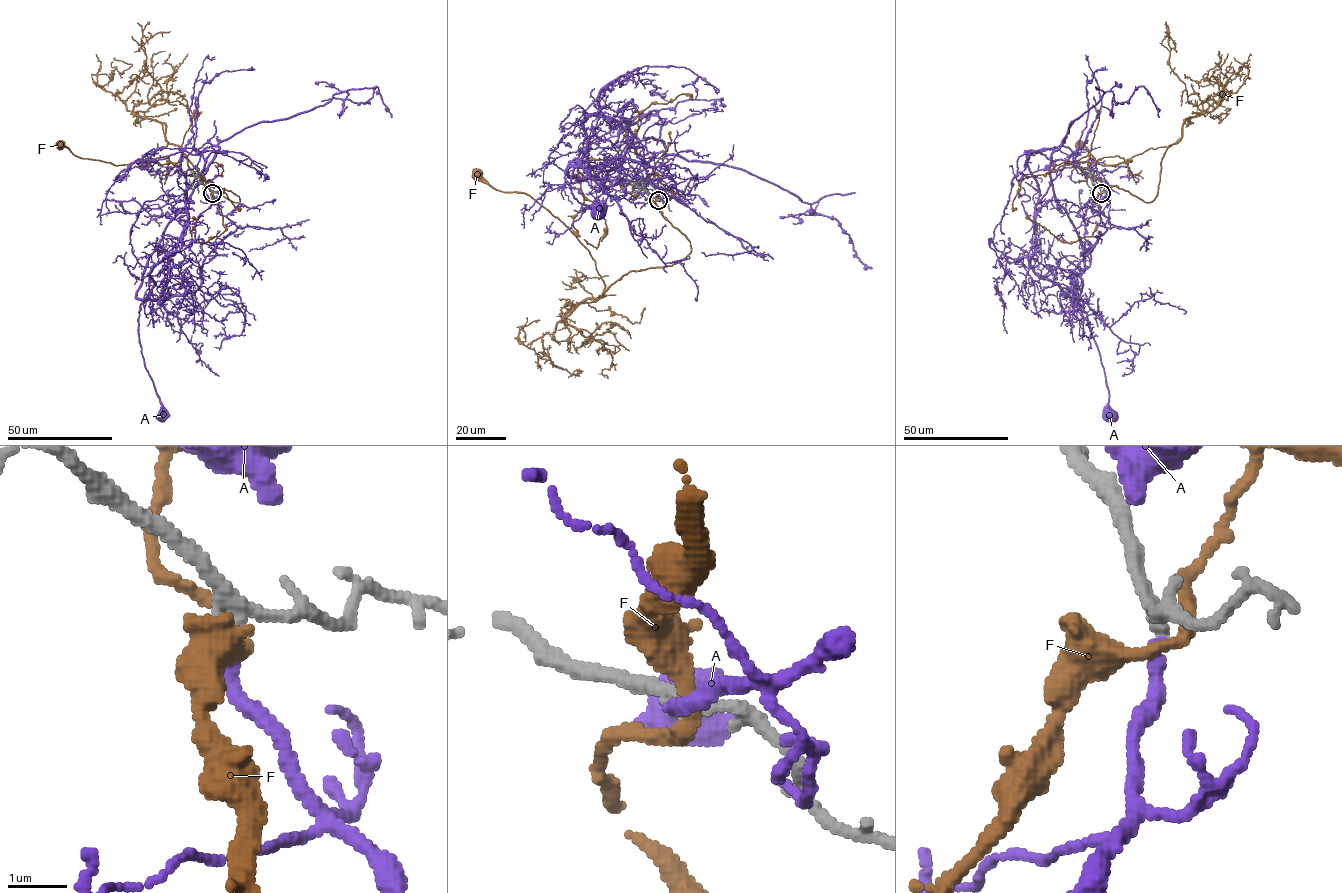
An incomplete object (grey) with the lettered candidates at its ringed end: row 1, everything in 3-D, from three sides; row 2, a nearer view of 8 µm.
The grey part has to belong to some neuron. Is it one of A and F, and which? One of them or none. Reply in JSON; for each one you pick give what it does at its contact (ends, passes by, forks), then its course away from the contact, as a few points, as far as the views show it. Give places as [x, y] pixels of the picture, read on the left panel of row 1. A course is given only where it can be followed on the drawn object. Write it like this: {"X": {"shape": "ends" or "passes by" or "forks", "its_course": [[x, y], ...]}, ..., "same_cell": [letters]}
{"A": {"shape": "ends", "its_course": [[212, 193], [217, 211], [236, 226], [205, 257], [201, 285], [140, 306], [141, 349], [163, 416]]}, "same_cell": ["A"]}

